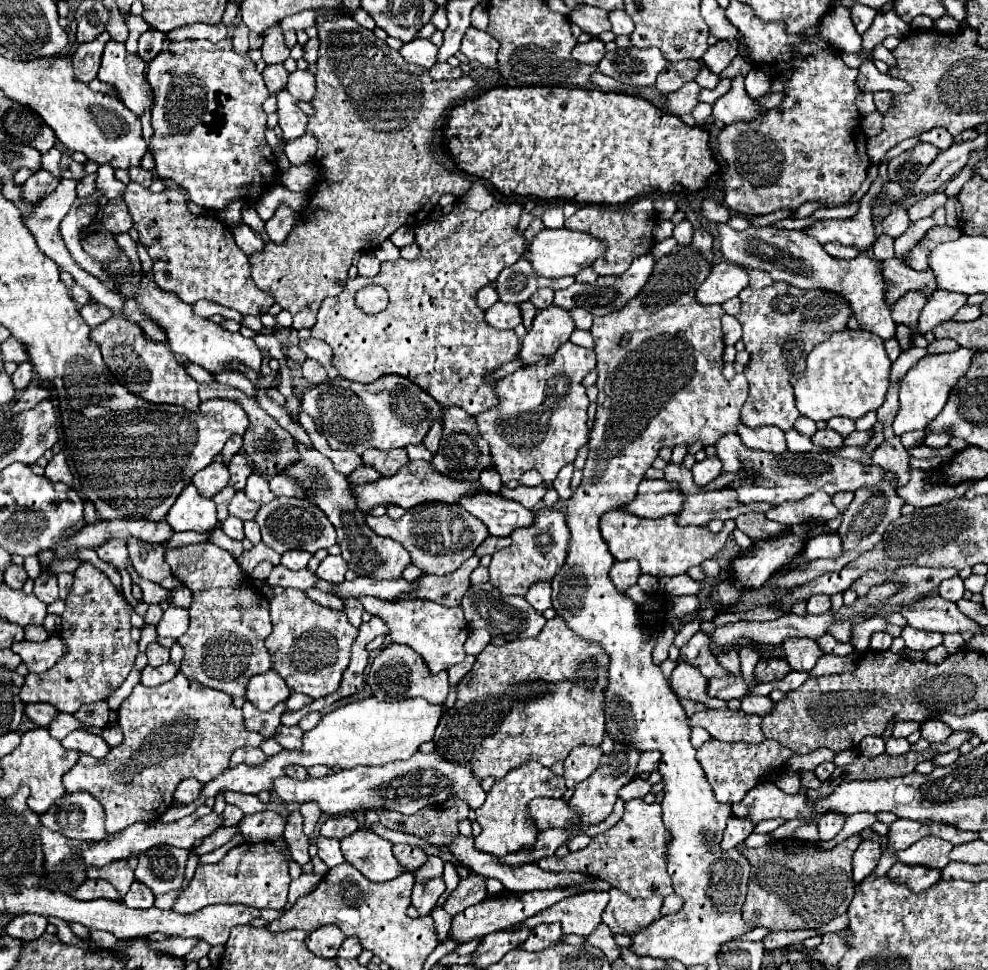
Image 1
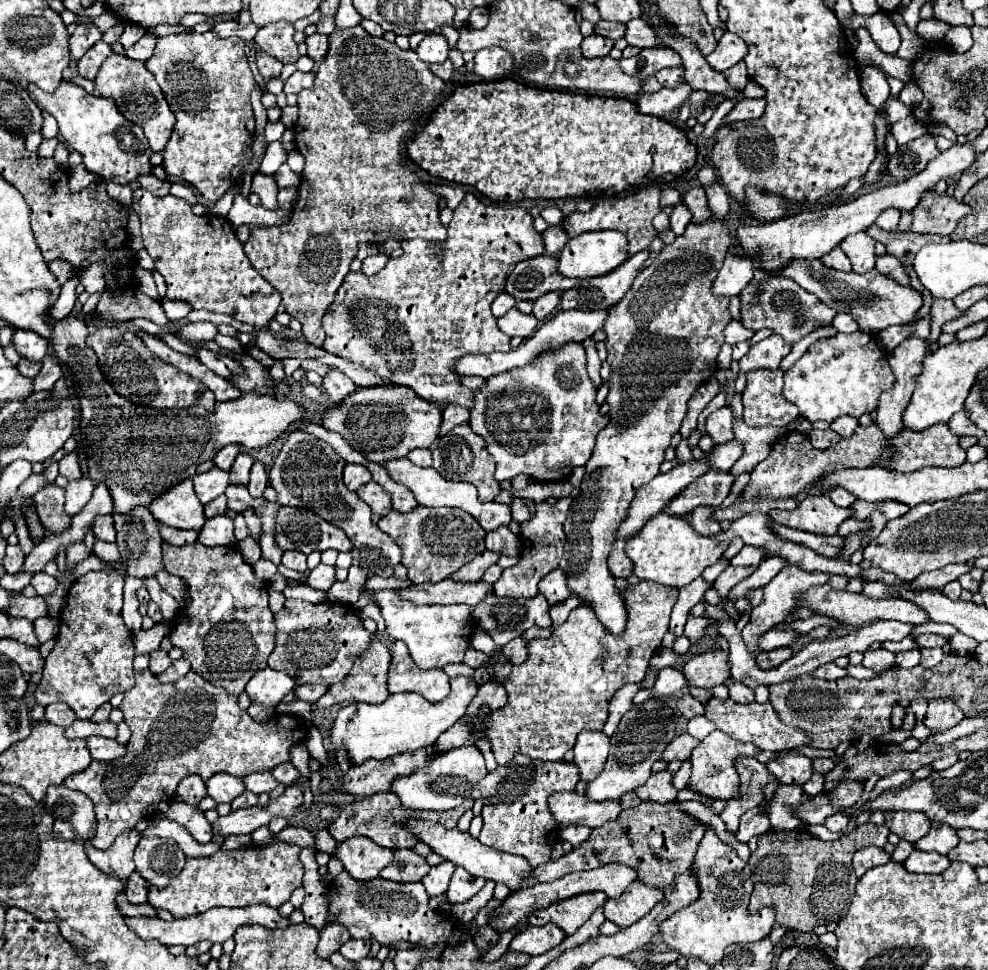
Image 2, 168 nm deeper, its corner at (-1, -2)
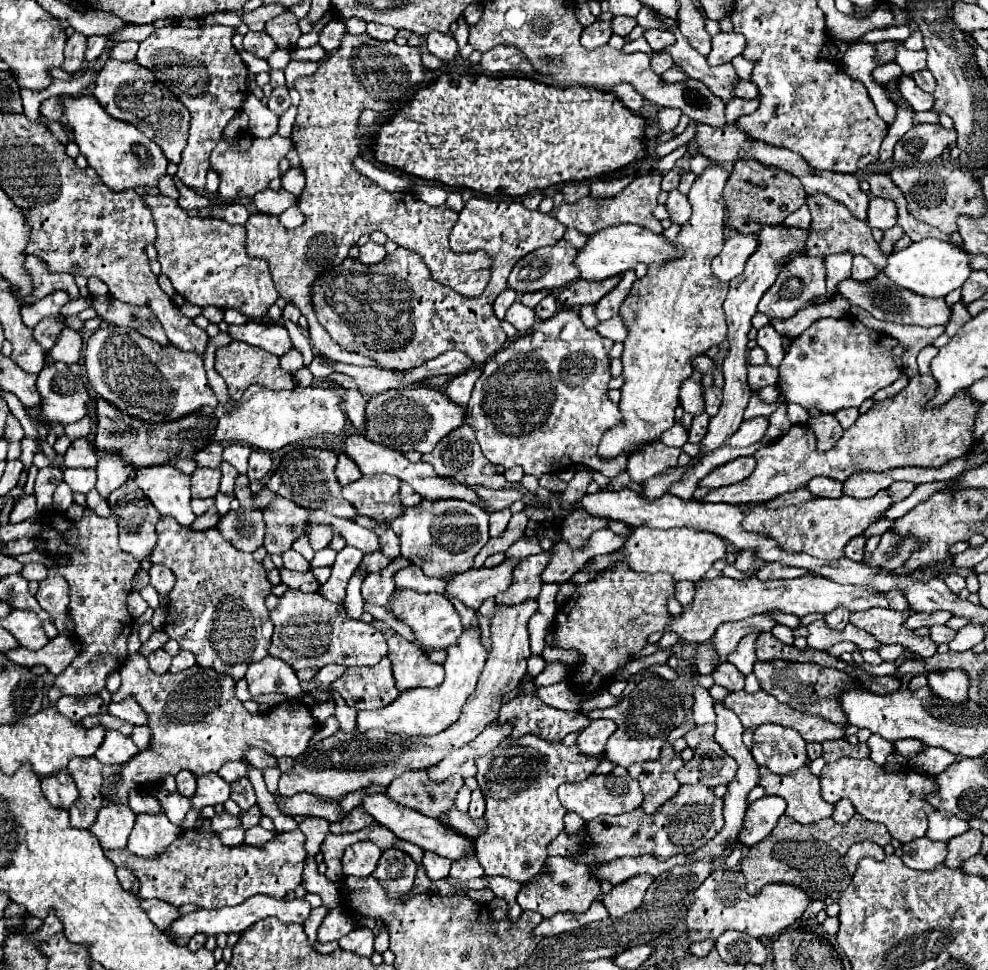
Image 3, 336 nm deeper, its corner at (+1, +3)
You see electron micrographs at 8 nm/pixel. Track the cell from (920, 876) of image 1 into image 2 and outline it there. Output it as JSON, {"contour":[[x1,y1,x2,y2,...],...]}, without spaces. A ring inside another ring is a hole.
{"contour":[[915,849,907,857,907,861,903,865,911,873,925,873,925,875,933,873,933,875,939,875,951,865,951,861,945,855,939,855,939,853,925,853,925,851,917,851]]}

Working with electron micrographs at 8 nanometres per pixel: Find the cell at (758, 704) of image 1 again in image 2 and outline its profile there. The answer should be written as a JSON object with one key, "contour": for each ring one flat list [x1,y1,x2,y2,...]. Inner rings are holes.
{"contour":[[727,681,727,687,729,687,729,695,731,695,733,701,743,703,743,705,755,701,755,693,751,689,747,689,743,683,729,683]]}

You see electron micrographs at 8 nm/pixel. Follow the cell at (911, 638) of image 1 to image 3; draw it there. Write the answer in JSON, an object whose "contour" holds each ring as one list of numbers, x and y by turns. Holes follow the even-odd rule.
{"contour":[[933,626,931,628,931,640,935,644,943,644,943,642,951,642,955,638,955,630,947,628,947,626]]}

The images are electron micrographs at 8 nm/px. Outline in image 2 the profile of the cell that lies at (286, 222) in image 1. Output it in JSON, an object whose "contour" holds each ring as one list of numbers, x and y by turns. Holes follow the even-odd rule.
{"contour":[[253,173,253,179,251,179,251,191,259,195,261,199,261,205,265,209,279,209,277,205,277,183,273,179,273,175,263,175,263,173]]}

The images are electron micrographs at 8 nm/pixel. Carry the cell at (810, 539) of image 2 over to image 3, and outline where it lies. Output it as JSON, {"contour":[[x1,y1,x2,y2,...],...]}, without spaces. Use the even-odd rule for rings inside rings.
{"contour":[[857,536,857,538,853,538,853,540,845,546,845,556,847,556,849,560,861,562,861,560,865,558,865,542,867,542,865,536]]}

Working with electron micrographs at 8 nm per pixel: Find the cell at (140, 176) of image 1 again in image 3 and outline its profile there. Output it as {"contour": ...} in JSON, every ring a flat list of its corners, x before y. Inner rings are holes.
{"contour":[[165,176,165,178,159,180,159,190,161,190,161,194,171,196,171,198,175,198,175,200,179,198,179,190,177,190,177,186,175,186,175,182,173,182,171,176]]}

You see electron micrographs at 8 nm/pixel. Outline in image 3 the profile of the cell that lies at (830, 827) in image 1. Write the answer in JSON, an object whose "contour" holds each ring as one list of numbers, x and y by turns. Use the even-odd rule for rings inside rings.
{"contour":[[845,798,845,800,839,800,837,804,835,804,835,812,833,812,833,820,835,822,841,822,841,824,845,824,845,822,849,822,851,820,851,816,855,814,855,810,853,810,853,804]]}

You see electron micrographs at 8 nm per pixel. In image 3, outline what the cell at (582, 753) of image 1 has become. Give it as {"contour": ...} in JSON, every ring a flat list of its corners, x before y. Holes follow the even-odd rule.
{"contour":[[593,720,577,738,577,746,587,756,601,756,605,752,607,738,617,730,617,724,613,720]]}

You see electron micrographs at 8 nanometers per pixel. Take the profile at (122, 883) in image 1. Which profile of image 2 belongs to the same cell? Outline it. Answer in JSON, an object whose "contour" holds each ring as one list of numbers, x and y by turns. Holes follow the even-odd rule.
{"contour":[[131,829,125,831,115,839,115,843,107,850,94,848,89,842,85,843,86,854,98,869,105,873,117,875,123,883,127,883,129,875,135,871,135,861,133,861,133,851,139,843,141,835]]}

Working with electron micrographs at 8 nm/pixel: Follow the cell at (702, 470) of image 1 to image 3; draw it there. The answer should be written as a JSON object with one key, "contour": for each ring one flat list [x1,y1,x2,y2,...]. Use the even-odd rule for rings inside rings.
{"contour":[[753,418,753,420,745,420,737,434,733,434,733,438,729,438,729,446,735,446,735,448,745,448,745,446,751,446,755,442,759,442,765,432,767,432,767,426,769,426,769,420,767,418]]}

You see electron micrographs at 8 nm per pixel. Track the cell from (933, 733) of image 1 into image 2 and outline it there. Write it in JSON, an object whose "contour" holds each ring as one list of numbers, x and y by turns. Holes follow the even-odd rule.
{"contour":[[935,699,927,707,927,715,925,715,923,723,933,733,937,733,937,731,947,731,947,729,955,727,963,717,965,717,963,711,957,709,953,705,953,701,949,701,949,699]]}

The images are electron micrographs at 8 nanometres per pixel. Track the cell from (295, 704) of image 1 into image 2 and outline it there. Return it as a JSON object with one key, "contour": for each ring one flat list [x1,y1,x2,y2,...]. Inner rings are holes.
{"contour":[[299,685,295,687,295,697,299,701,307,701,307,703,315,703,321,695,325,695,327,685]]}

